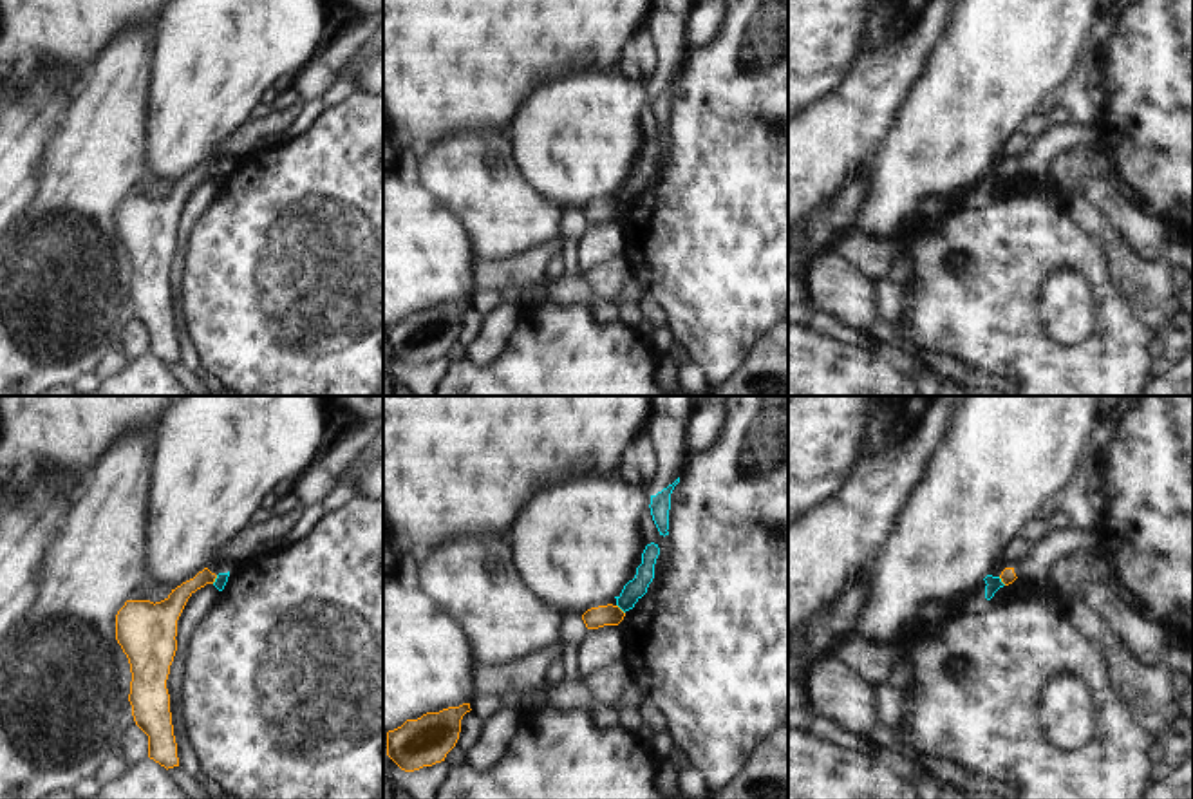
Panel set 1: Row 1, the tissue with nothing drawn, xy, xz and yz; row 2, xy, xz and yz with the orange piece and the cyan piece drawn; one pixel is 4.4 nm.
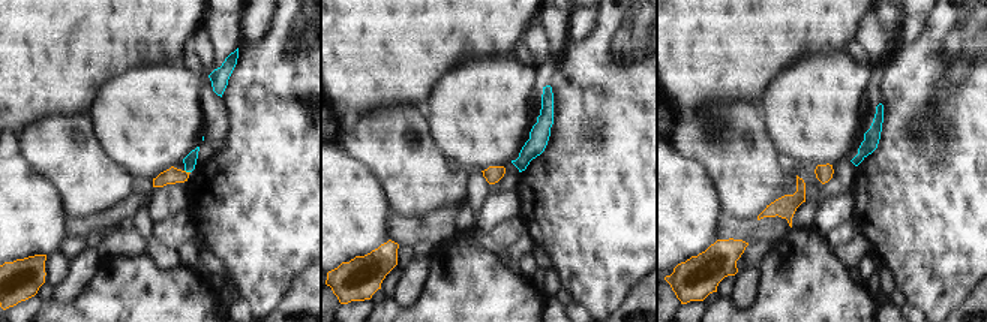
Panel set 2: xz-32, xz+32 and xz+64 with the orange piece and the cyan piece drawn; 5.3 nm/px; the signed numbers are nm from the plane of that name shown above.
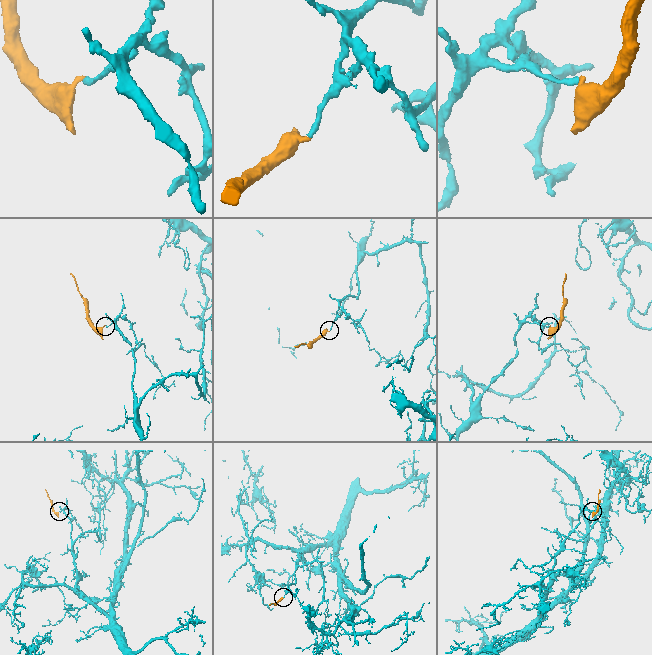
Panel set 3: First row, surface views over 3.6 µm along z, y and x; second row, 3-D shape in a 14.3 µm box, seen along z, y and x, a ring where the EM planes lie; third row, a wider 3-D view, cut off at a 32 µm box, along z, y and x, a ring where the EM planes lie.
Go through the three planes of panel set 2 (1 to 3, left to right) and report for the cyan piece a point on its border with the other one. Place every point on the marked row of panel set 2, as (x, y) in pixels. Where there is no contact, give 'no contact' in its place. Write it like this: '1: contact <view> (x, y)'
1: contact xz-32 (188, 172)
2: no contact
3: no contact

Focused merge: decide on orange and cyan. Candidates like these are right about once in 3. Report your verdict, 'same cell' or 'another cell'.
another cell

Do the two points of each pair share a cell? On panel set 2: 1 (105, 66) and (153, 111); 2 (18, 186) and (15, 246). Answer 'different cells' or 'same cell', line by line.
1: different cells
2: same cell

